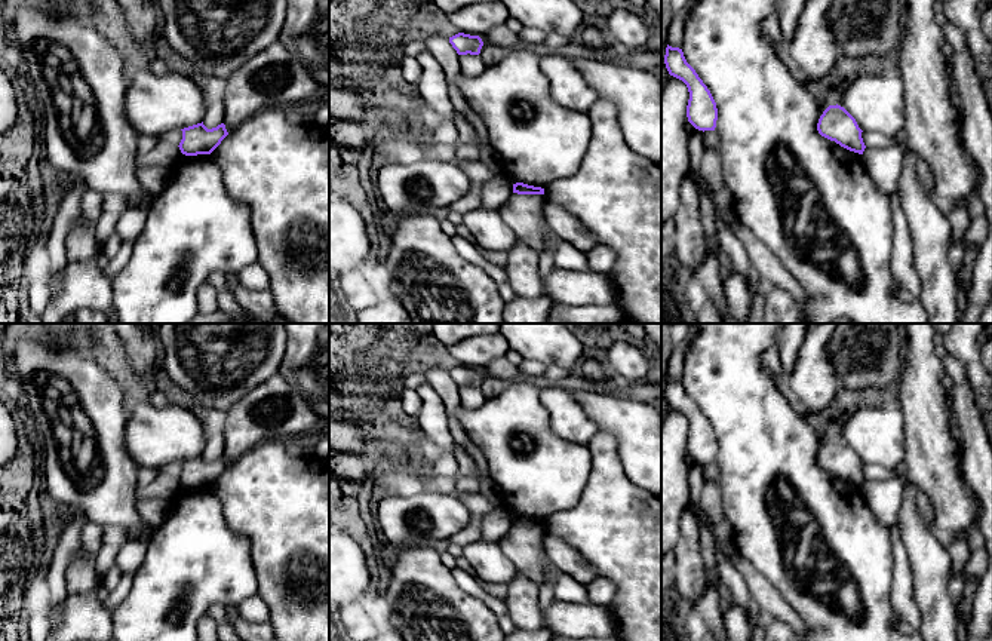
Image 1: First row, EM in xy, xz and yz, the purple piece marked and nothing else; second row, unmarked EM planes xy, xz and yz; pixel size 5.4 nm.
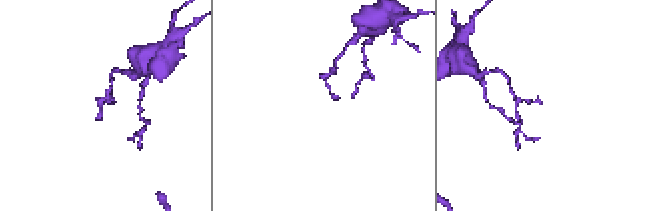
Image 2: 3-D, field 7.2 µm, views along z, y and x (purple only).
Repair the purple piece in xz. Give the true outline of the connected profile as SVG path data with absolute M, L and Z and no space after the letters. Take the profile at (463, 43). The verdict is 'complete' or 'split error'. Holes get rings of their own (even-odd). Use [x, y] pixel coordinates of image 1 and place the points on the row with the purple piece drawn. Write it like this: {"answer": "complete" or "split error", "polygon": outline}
{"answer": "complete", "polygon": "M458 33L449 37L449 43L457 50L458 55L479 55L483 46L483 42L479 36L470 36L464 33Z"}

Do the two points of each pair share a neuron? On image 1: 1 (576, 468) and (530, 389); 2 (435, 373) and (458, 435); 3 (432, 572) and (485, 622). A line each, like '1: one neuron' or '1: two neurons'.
1: one neuron
2: one neuron
3: one neuron

